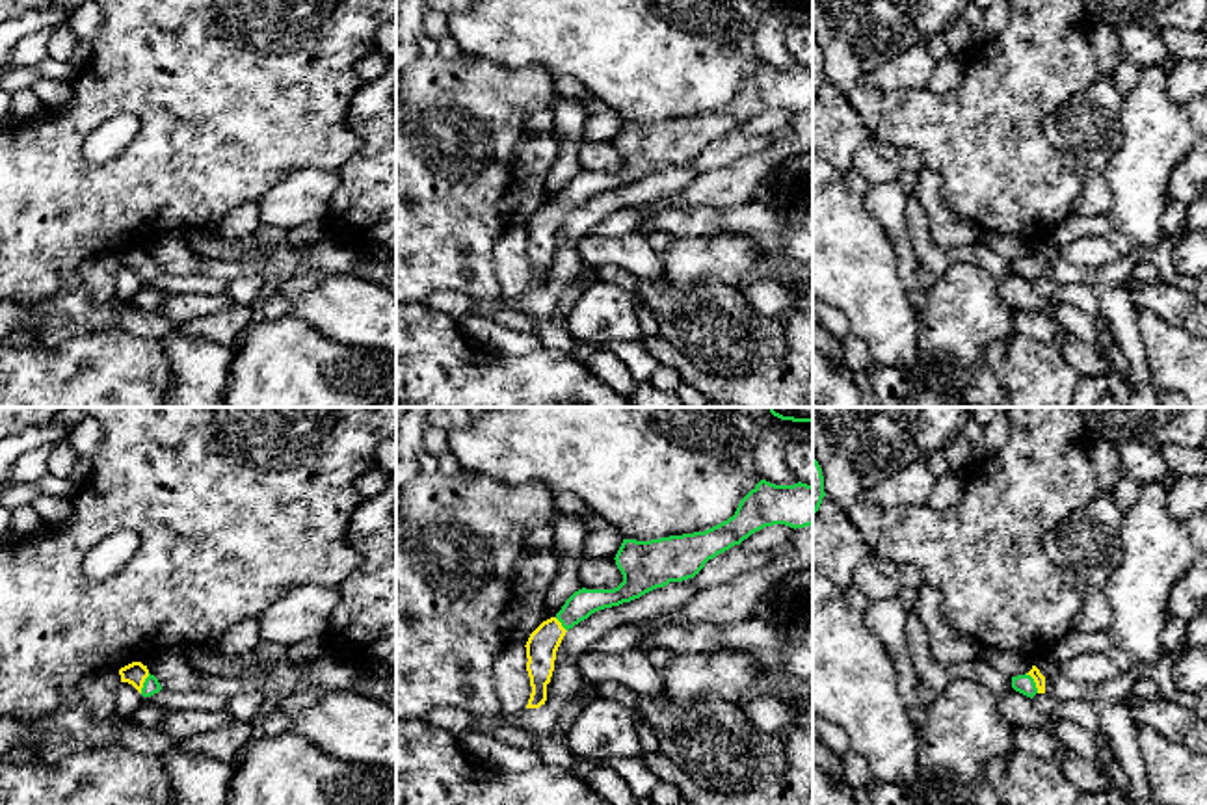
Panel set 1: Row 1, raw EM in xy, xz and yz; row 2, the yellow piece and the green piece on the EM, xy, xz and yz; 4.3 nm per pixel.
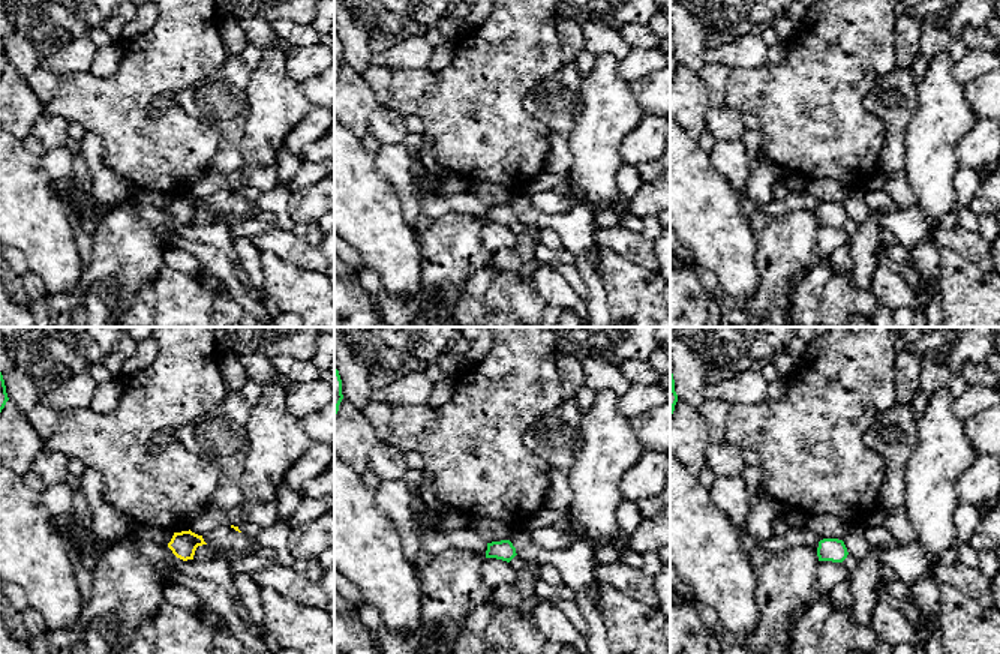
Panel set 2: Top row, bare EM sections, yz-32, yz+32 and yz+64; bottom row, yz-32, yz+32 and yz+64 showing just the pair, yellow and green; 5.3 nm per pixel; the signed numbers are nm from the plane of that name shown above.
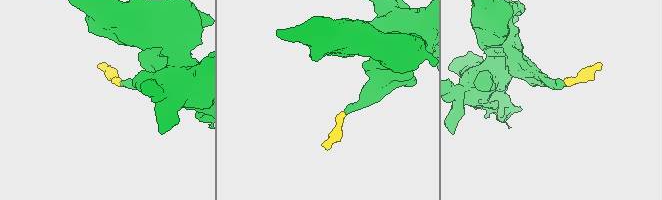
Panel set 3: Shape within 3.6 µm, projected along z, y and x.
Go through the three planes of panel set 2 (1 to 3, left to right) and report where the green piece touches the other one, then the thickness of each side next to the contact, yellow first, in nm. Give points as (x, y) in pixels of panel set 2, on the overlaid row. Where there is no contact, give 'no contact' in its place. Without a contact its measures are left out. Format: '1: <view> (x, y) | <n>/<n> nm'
1: no contact
2: no contact
3: no contact

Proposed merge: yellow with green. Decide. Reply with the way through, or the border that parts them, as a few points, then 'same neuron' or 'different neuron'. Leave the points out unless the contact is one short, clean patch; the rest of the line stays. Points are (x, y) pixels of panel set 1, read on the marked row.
runs through yz (1040, 681), (1034, 681), (1025, 685); same neuron

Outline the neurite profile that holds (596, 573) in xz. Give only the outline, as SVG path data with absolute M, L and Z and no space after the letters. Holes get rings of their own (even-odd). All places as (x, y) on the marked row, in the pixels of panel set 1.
M584 556L578 574L586 589L614 589L623 582L623 574L612 558Z

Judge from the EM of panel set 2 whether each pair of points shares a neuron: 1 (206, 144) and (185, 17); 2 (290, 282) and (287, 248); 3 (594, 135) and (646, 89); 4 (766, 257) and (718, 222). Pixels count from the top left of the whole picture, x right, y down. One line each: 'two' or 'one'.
1: one
2: two
3: two
4: two

